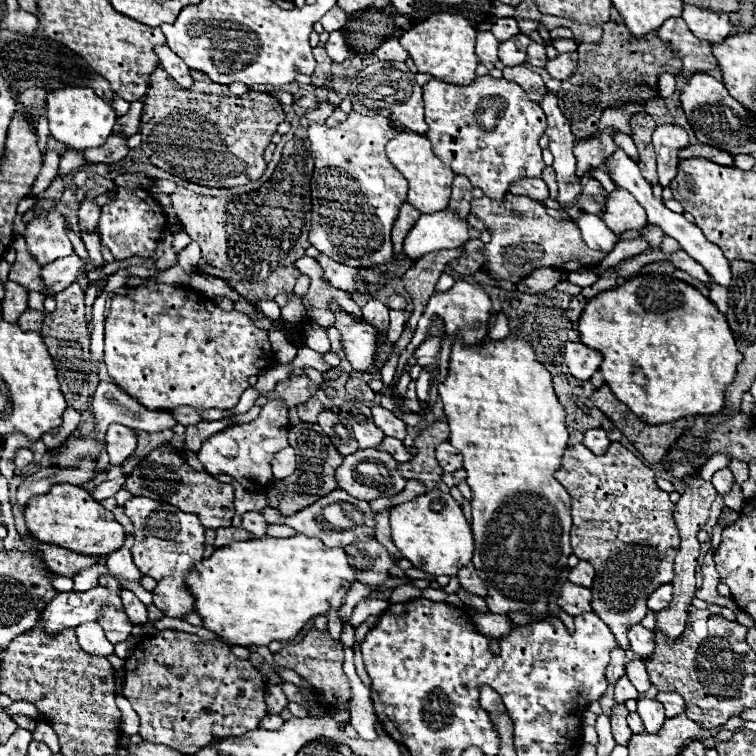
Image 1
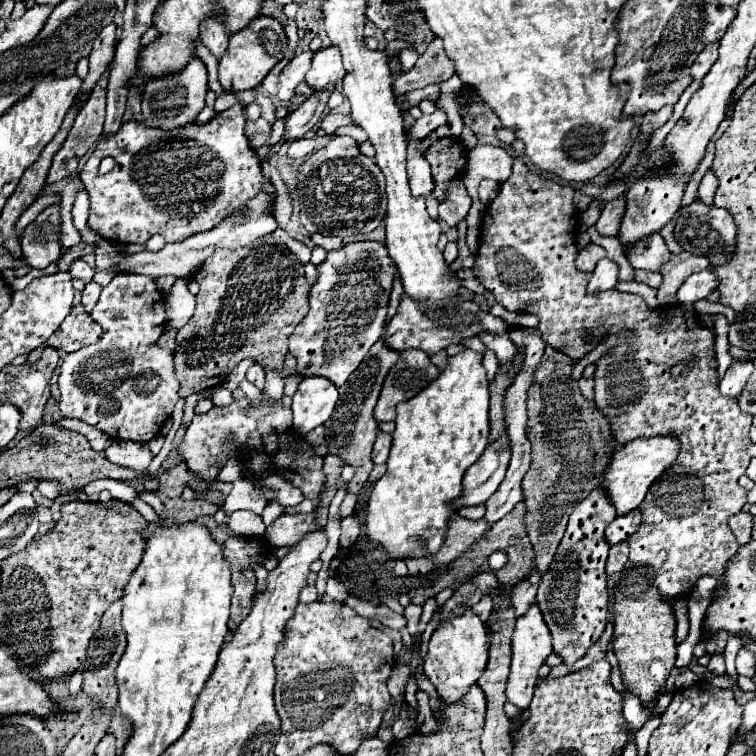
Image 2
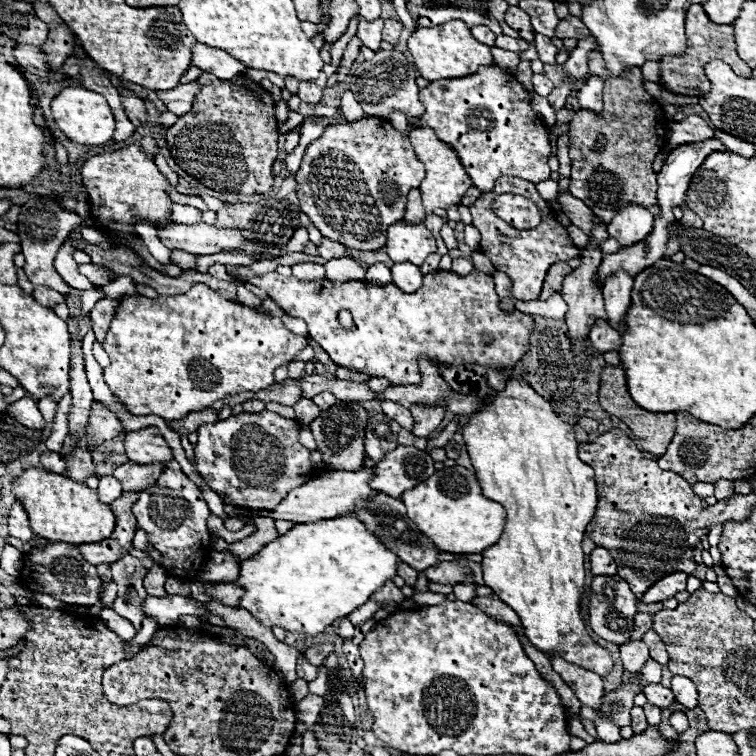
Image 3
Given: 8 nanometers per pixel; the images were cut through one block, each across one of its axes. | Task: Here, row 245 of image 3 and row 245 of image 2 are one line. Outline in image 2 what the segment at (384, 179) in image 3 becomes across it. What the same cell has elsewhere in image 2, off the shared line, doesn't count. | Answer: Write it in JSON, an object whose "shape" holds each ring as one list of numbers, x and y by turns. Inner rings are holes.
{"shape":[[352,242,340,250,328,252,326,260,316,270,318,278,310,290,310,312,290,334,288,350,296,358,298,372,302,376,322,376,328,378,334,386,342,386,382,334,388,312,388,292,392,290,396,264,388,256,382,242]]}

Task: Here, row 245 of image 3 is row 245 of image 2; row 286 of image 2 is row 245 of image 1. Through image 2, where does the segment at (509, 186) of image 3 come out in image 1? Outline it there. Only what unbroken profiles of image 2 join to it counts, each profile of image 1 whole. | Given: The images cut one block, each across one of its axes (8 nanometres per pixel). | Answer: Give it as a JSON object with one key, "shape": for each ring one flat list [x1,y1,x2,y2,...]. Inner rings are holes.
{"shape":[[506,194,504,202,496,202,492,198,472,200,472,214,476,214,492,234,492,240,486,244,486,262,484,268,498,280,518,282,528,276,536,268,552,266,552,268,590,268,606,258,606,252,590,250,576,224,572,220,554,220,546,214,546,208,536,200]]}

